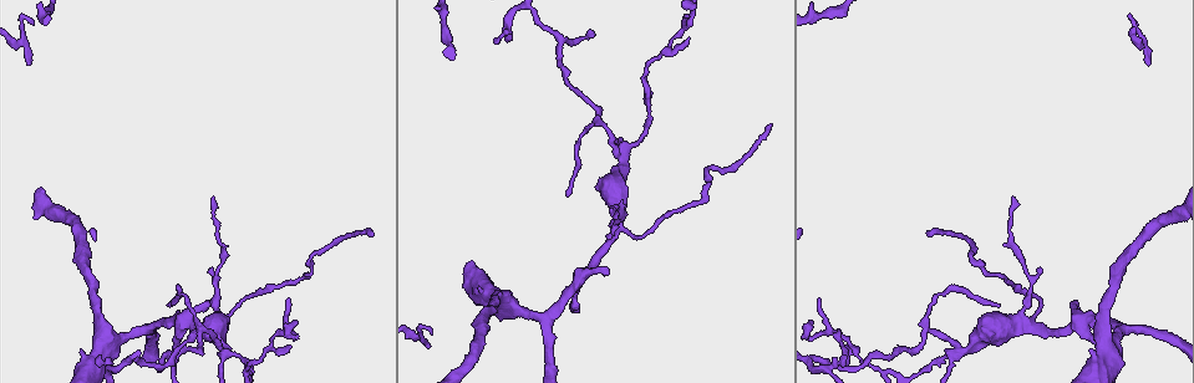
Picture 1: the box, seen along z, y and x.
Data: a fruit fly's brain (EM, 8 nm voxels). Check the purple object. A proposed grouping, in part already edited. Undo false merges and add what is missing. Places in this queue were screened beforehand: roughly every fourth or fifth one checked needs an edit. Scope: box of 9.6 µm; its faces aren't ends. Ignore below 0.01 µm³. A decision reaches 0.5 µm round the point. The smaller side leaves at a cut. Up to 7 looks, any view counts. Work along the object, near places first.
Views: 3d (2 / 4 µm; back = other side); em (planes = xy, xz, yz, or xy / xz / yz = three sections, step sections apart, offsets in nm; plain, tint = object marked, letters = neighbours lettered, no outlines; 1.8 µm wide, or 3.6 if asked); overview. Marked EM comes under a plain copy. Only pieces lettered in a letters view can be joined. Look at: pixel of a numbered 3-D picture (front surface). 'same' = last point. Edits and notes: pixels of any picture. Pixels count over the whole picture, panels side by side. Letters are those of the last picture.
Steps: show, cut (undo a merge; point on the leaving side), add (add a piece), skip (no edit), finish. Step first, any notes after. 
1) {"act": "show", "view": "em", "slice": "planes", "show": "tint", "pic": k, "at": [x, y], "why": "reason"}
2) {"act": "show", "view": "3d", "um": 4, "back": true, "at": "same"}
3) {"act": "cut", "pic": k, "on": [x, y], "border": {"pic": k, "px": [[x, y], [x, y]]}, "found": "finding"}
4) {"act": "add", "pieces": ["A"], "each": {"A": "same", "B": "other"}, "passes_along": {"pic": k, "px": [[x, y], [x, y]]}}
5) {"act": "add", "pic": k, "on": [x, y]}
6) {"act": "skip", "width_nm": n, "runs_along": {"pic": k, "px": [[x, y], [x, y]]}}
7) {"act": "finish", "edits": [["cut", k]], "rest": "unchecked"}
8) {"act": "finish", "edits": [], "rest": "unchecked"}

{"act": "show", "view": "3d", "um": 4, "pic": 1, "at": [1013, 199], "why": "an open end"}

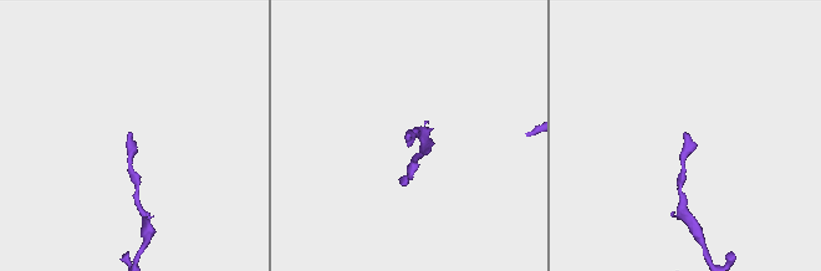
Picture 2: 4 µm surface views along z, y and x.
{"act": "show", "view": "em", "um": 3.6, "slice": "planes", "show": "letters", "pic": 2, "at": [685, 134]}

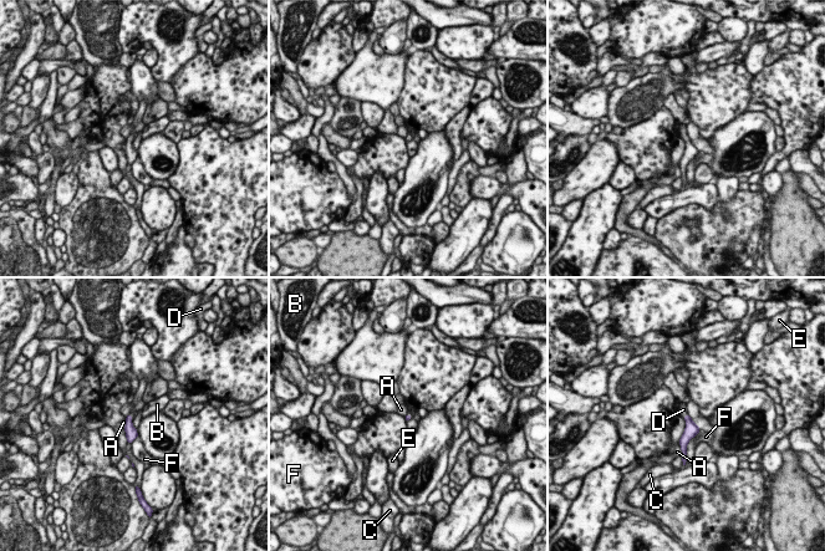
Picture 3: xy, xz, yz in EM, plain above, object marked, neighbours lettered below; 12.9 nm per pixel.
{"act": "add", "pieces": ["D"], "width_nm": 70, "longest_contact_nm": ["A", 180], "each": {"A": "other", "B": "other", "C": "other", "D": "same", "E": "other", "F": "other"}, "found": "the cell continues"}

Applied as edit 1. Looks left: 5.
{"act": "show", "view": "3d", "um": 4, "back": true, "pic": 1, "at": [167, 306], "why": "branch stops here"}

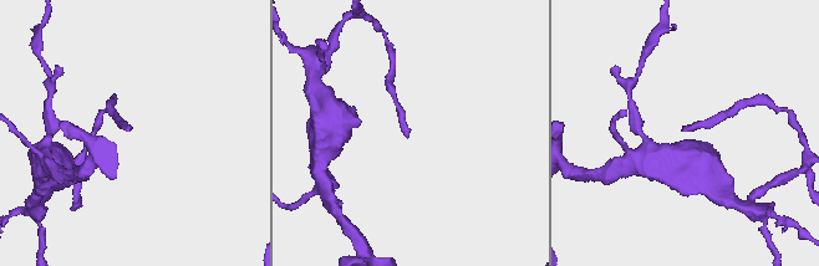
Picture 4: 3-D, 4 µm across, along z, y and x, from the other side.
{"act": "show", "view": "em", "slice": "xy", "step": 16, "show": "tint", "pic": 4, "at": [127, 130]}

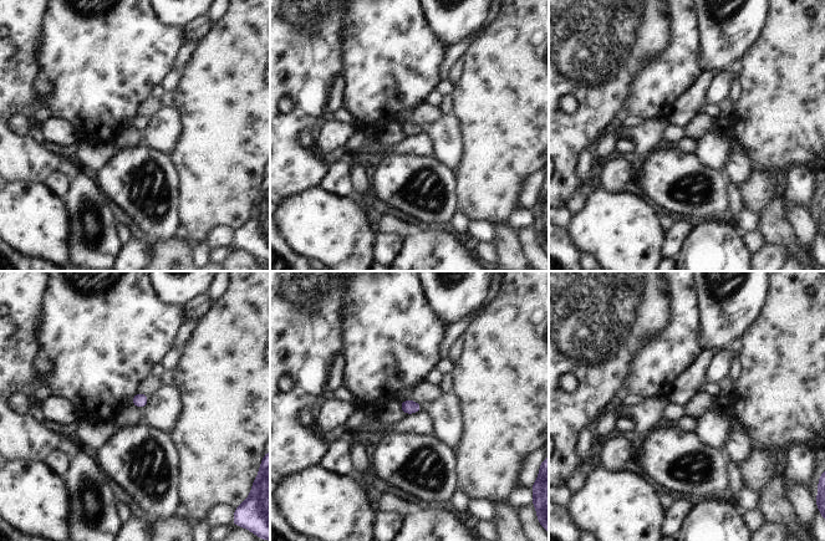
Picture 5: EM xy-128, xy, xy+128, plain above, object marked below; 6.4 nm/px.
{"act": "show", "view": "em", "slice": "planes", "show": "letters", "at": "same", "why": "cut it another way"}

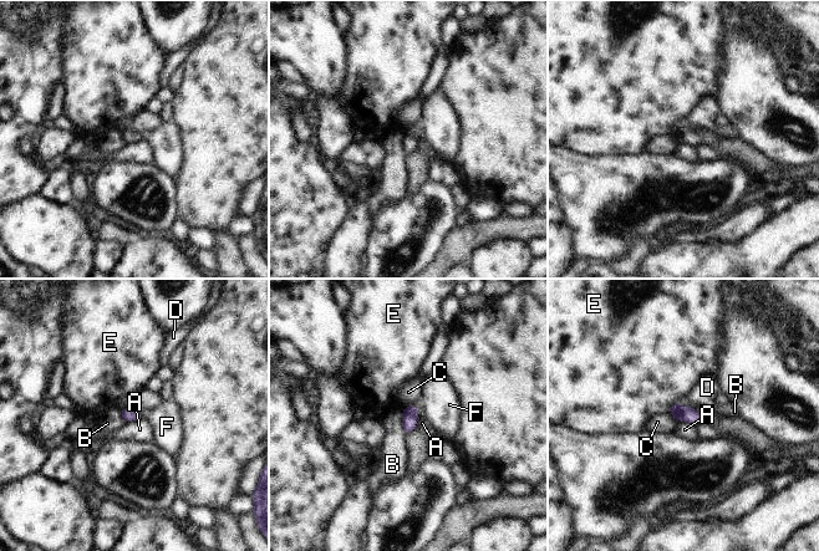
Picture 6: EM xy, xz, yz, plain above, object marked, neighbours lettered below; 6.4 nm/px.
{"act": "skip", "each": {"A": "other", "B": "other", "C": "other", "D": "other", "E": "other", "F": "other"}, "border": {"pic": 6, "px": [[143, 416], [123, 422]]}, "found": "none of them fits"}

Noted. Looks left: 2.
{"act": "show", "view": "3d", "um": 4, "pic": 1, "at": [847, 356], "why": "an open end"}

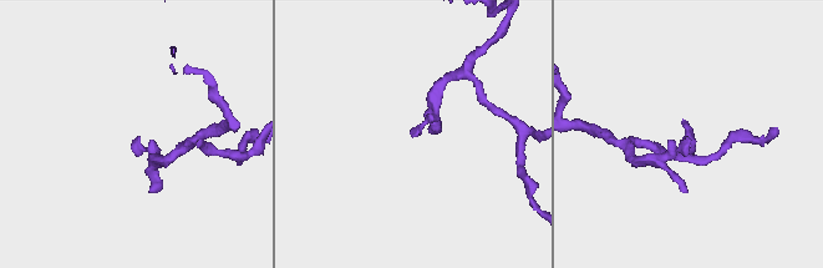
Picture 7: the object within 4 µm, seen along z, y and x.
{"act": "show", "view": "em", "um": 3.6, "slice": "planes", "show": "letters", "pic": 7, "at": [413, 135]}

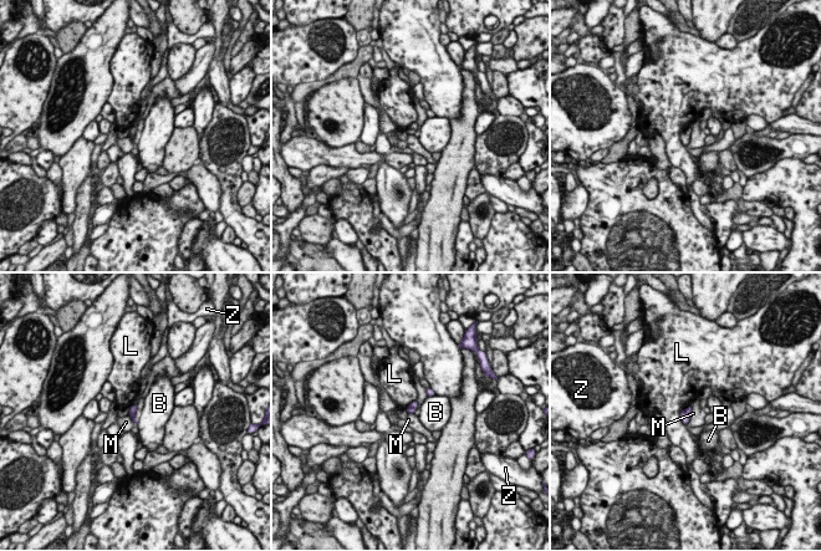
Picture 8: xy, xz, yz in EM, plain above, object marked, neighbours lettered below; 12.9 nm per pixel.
{"act": "skip", "each": {"B": "other", "L": "other", "M": "other", "Z": "other"}, "found": "no lettered piece goes on from it"}

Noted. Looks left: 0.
{"act": "finish", "edits": [["add", 3]], "rest": "unchecked"}

